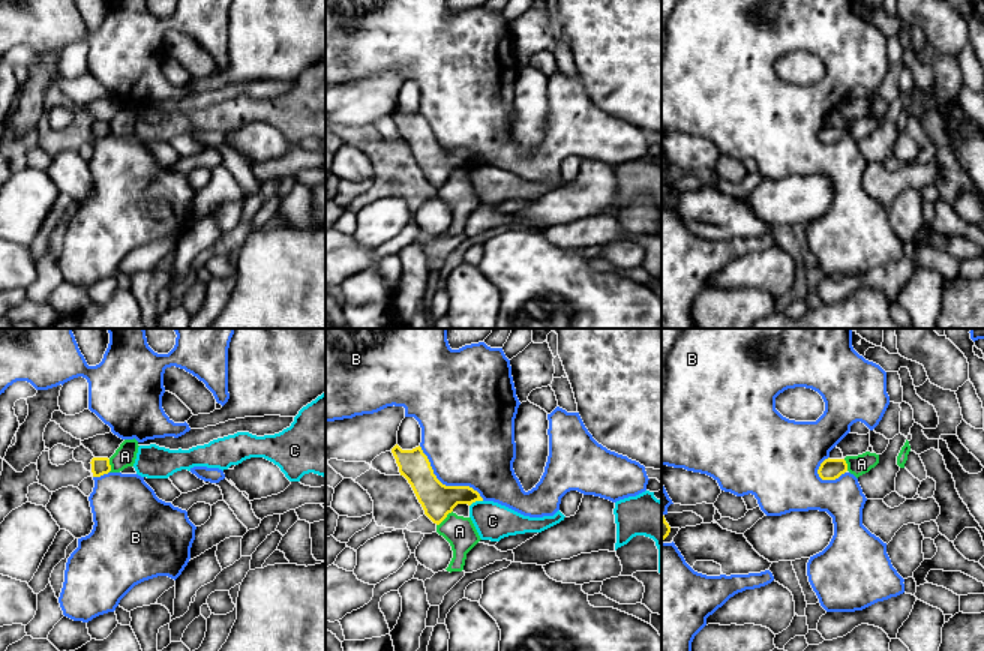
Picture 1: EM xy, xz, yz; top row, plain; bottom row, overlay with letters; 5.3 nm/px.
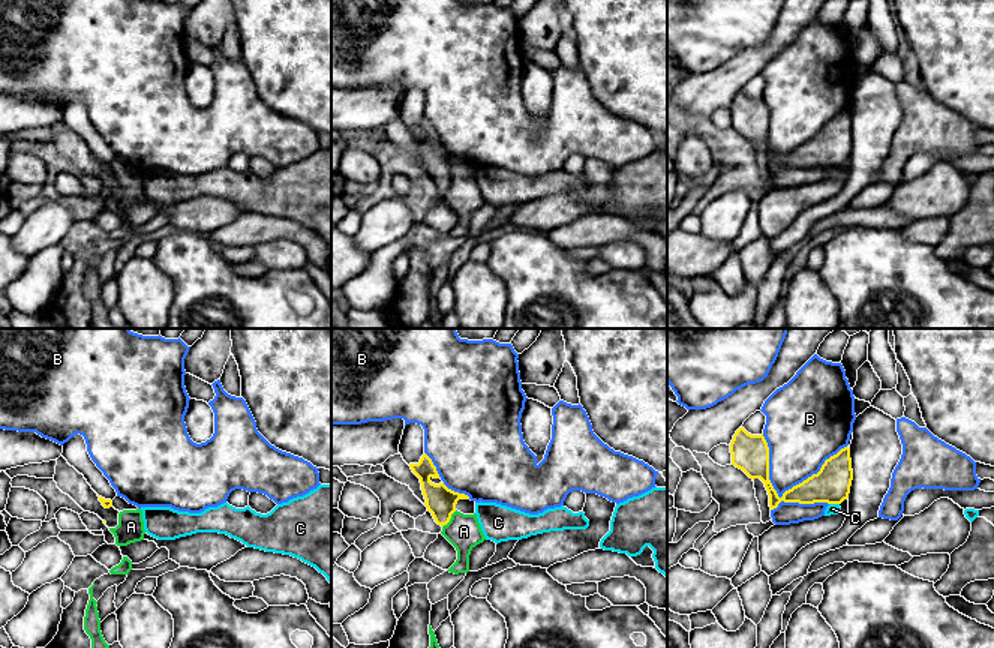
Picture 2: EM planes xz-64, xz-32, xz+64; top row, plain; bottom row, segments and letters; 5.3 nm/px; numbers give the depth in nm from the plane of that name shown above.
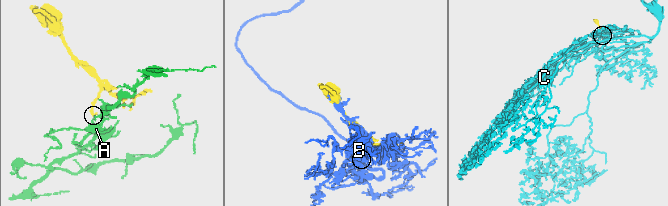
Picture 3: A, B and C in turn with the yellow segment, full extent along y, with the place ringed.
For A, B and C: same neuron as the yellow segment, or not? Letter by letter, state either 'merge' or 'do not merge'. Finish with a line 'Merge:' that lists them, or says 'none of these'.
A: do not merge
B: do not merge
C: do not merge
Merge: none of these

